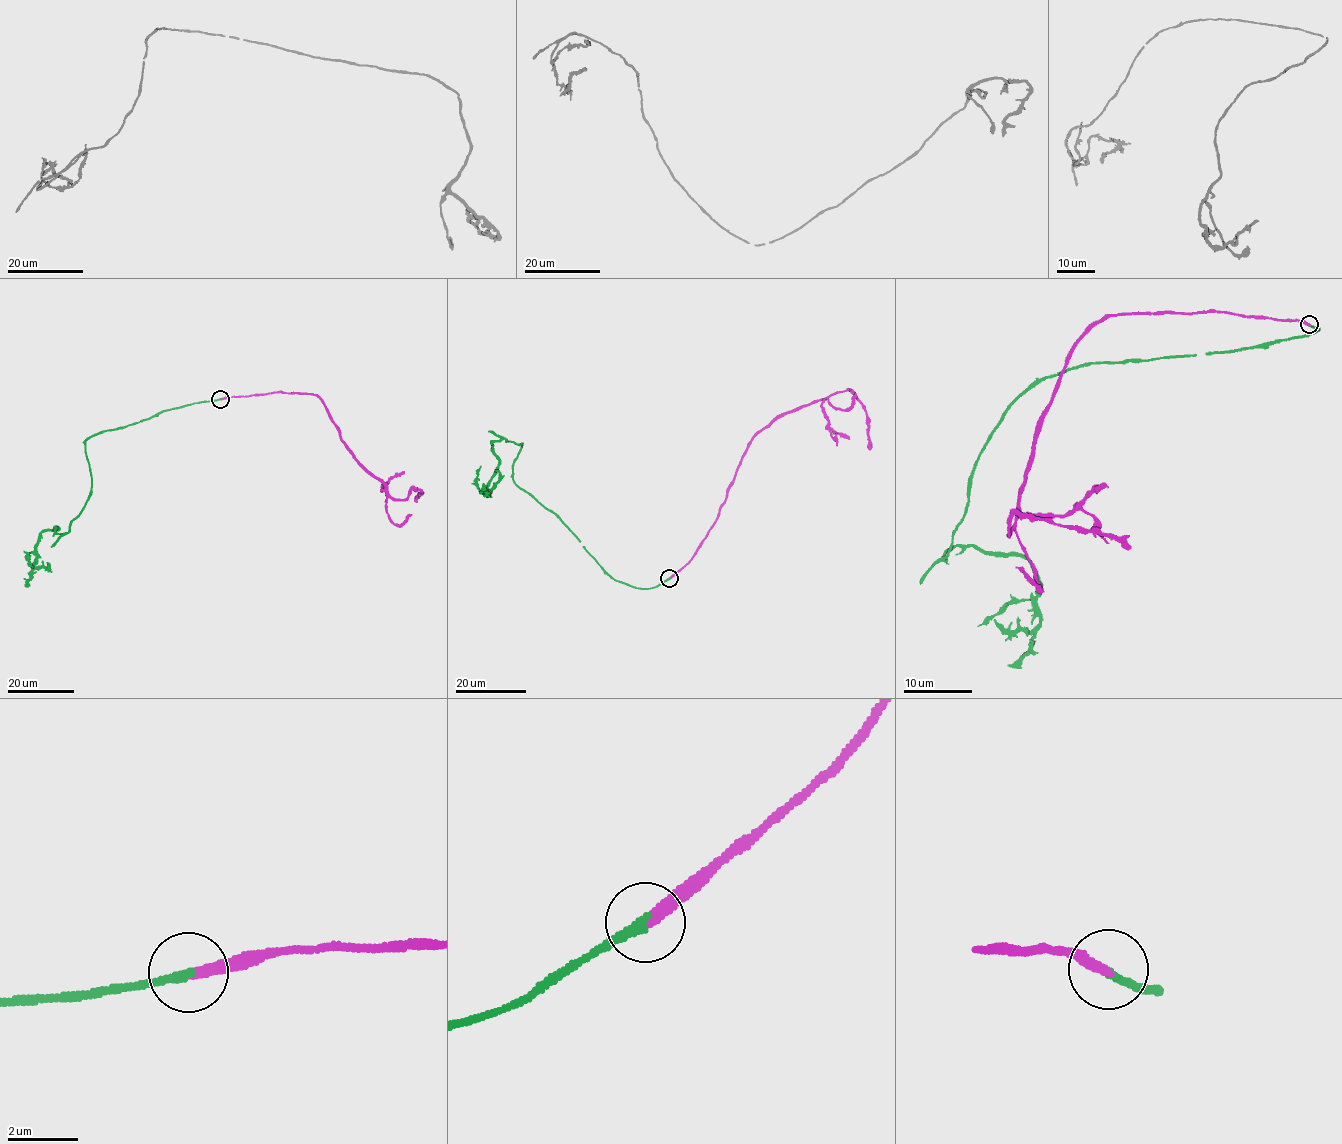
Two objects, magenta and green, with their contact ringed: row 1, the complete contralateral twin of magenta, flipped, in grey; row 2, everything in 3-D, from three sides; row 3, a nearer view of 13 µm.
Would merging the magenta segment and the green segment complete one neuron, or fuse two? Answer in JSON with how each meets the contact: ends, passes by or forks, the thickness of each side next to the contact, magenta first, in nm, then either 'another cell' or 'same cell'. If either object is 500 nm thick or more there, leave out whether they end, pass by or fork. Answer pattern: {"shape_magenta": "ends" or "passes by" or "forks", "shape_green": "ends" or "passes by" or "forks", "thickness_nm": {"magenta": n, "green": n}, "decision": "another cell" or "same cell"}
{"shape_magenta": "ends", "shape_green": "ends", "thickness_nm": {"magenta": 280, "green": 280}, "decision": "same cell"}

